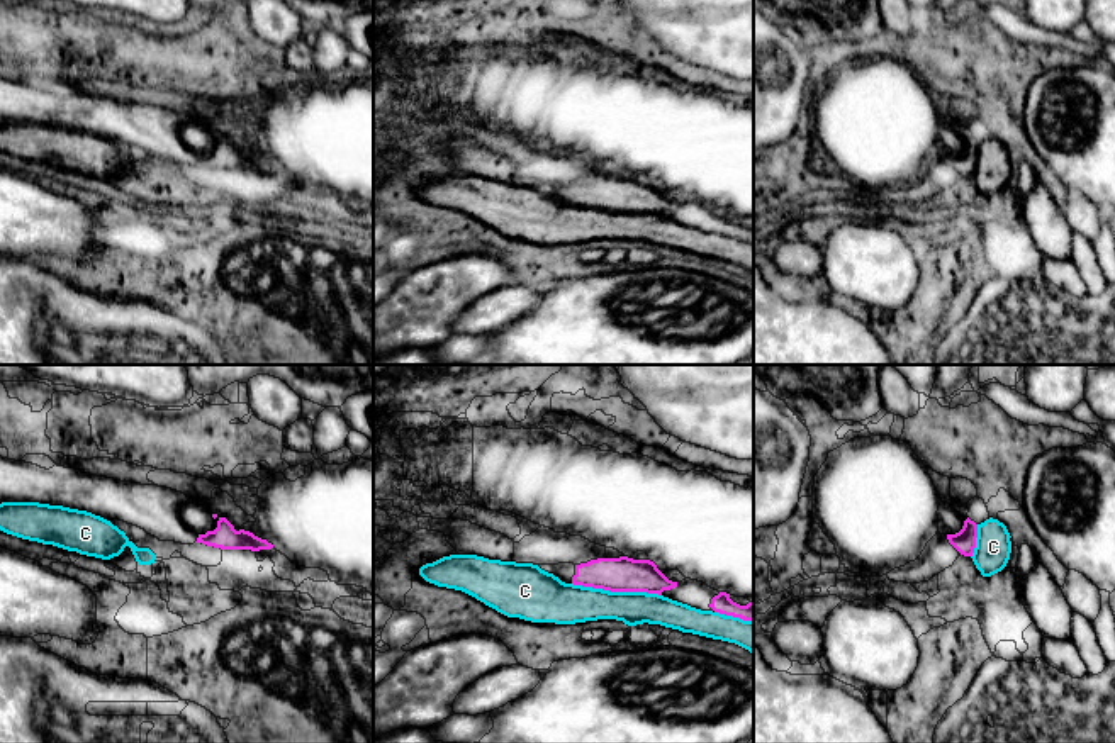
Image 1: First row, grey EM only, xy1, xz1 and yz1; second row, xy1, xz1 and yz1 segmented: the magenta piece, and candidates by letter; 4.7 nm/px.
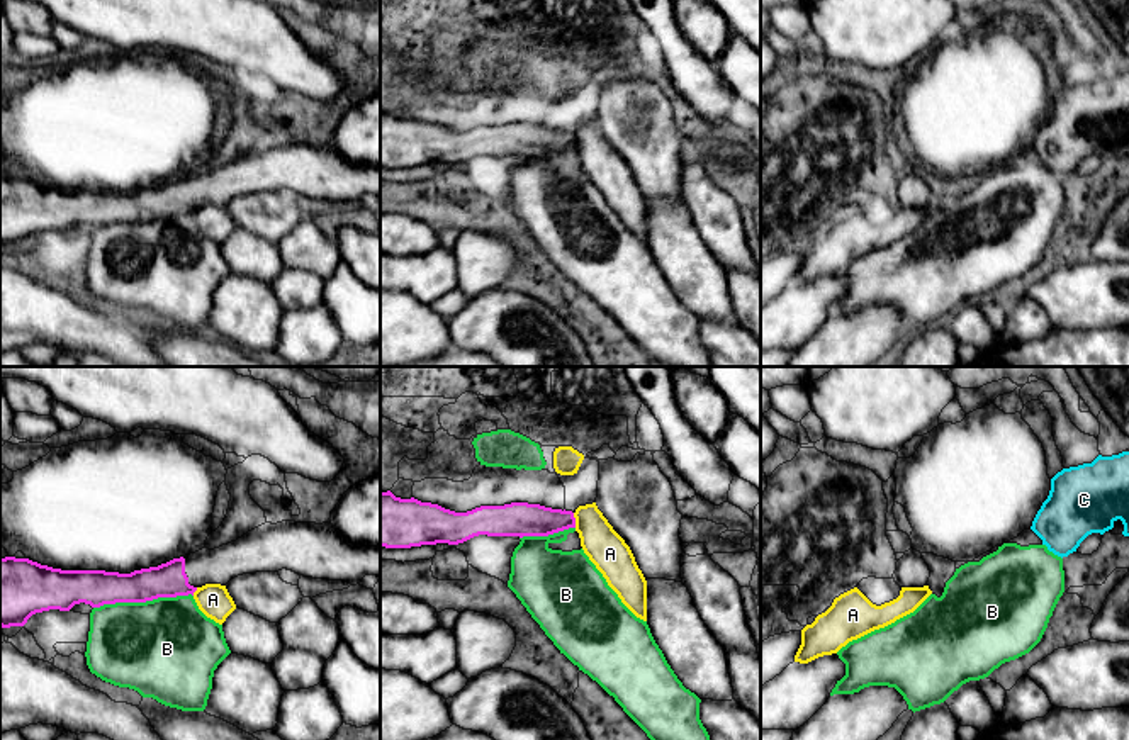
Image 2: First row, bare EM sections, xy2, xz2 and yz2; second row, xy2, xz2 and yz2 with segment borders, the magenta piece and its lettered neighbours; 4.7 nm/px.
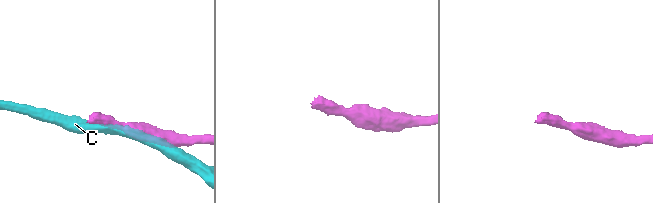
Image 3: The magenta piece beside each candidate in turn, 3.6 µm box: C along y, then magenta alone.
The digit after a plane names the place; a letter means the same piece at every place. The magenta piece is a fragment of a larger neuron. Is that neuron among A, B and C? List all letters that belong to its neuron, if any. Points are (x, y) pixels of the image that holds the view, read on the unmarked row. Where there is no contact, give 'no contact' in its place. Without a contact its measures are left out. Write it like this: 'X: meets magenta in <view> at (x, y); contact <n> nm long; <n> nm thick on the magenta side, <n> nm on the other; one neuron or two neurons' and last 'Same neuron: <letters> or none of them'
A: meets magenta in xz2 at (574, 140); contact 70 nm long; 160 nm thick on the magenta side, 180 nm on the other; two neurons
B: meets magenta in xy2 at (143, 221); contact 480 nm long; 170 nm thick on the magenta side, 480 nm on the other; two neurons
C: meets magenta in xz1 at (616, 211); contact 420 nm long; 170 nm thick on the magenta side, 190 nm on the other; two neurons
Same neuron: none of them

